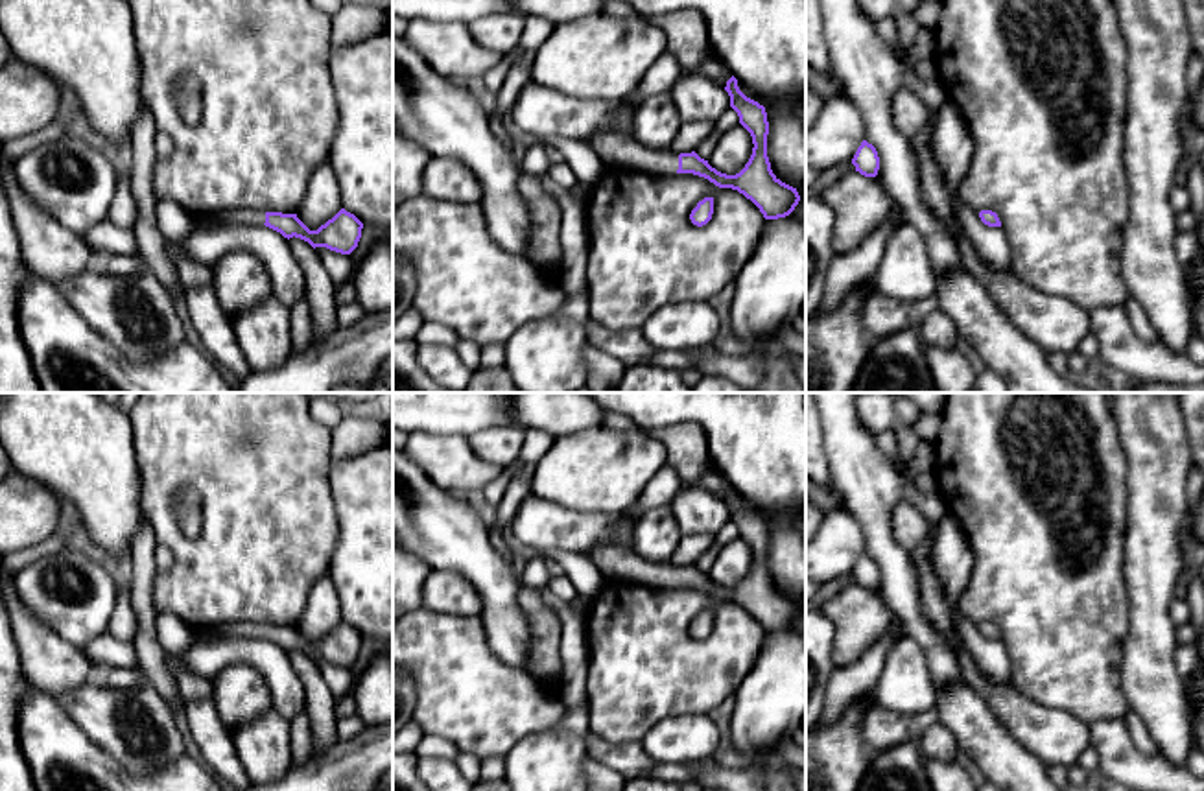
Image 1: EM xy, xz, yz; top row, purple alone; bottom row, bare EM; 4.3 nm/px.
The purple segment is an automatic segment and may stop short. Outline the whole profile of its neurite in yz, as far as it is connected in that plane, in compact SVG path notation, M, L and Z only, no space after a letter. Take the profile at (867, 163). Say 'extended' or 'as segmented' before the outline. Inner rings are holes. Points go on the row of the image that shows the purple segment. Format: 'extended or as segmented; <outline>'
as segmented; M863 140L852 159L852 164L856 166L856 171L859 171L861 175L876 177L879 170L879 157L876 148Z

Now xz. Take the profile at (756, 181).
extended; M734 76L726 81L725 90L730 96L730 107L738 112L739 124L750 133L754 144L749 162L736 175L717 171L695 151L677 155L671 149L647 149L632 136L605 133L596 136L590 146L607 166L649 173L693 173L719 188L738 190L760 208L765 219L785 218L795 210L800 195L797 188L782 183L771 170L765 107L747 98Z

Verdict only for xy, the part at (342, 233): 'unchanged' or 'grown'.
grown

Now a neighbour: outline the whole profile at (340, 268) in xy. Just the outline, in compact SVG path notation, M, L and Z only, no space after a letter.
M315 247L319 260L330 278L337 284L352 280L354 275L354 264L350 260L350 254L341 254L336 251L330 251L326 247Z

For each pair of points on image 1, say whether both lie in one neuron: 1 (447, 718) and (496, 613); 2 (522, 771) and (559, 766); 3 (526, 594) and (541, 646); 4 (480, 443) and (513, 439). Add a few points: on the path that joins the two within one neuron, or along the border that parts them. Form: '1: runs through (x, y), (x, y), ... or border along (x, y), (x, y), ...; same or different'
1: border along (476, 616), (487, 648), (513, 668); different
2: runs through (531, 771), (544, 771), (550, 766); same
3: runs through (533, 607), (541, 616), (541, 633); same
4: runs through (487, 443), (506, 443); same

